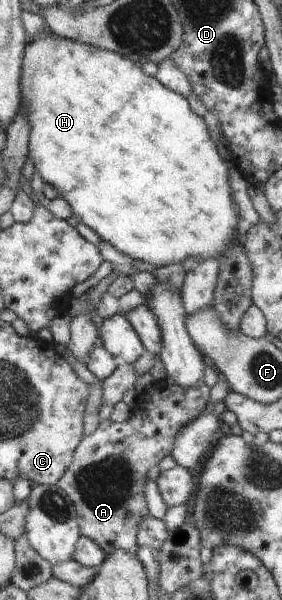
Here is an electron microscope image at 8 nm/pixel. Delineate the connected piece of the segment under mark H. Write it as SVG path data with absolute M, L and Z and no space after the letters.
M53 31L46 36L38 36L28 41L21 85L22 102L25 103L26 110L28 110L28 122L31 126L29 158L35 167L35 172L39 174L44 183L53 184L56 190L60 191L61 198L67 201L72 213L79 218L80 222L95 231L102 241L108 242L133 259L149 262L154 266L166 267L176 264L176 262L184 262L188 258L218 259L218 256L226 254L226 250L230 249L230 244L241 240L241 227L245 223L232 198L232 184L230 184L230 176L228 176L230 170L228 170L227 160L220 156L204 118L198 116L190 108L185 96L170 90L155 76L148 76L141 66L130 60L128 56L64 38Z

